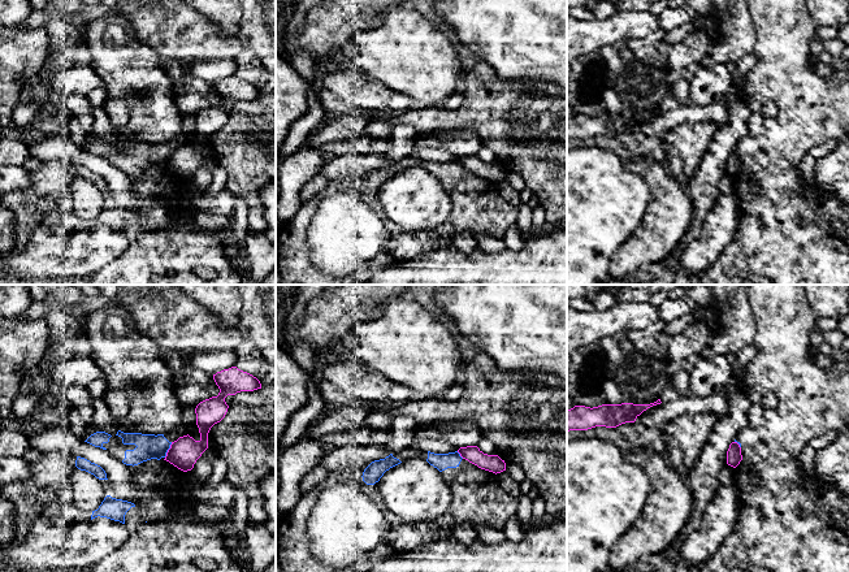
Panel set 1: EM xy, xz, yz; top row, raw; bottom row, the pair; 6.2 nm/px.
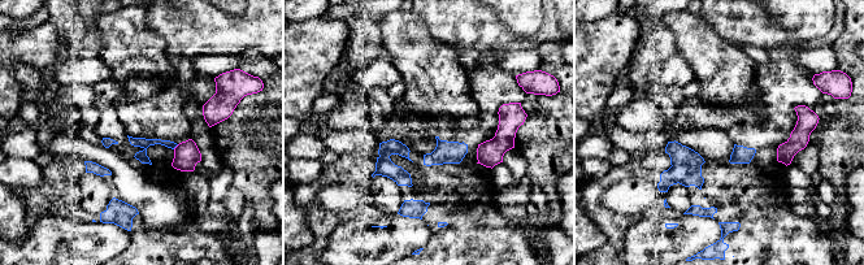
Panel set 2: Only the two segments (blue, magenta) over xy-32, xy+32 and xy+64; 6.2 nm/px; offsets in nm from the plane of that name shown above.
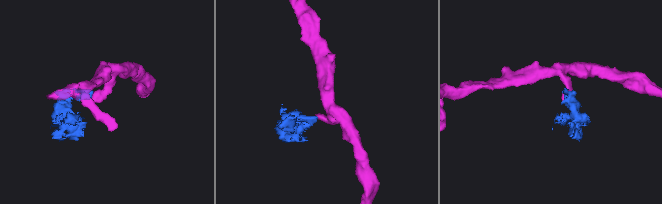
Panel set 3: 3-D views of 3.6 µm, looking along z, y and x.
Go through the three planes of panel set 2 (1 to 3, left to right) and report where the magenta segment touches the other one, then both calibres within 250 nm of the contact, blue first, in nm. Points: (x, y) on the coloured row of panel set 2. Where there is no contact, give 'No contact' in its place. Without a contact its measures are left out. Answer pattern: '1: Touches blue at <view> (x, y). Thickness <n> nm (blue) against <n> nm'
1: Touches blue at xy-32 (176, 146). Thickness 70 nm (blue) against 160 nm
2: No contact
3: No contact

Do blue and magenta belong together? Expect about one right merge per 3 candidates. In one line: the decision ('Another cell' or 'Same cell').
Another cell

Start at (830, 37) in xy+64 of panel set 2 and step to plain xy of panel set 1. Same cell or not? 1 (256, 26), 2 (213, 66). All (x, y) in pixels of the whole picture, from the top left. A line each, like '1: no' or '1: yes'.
1: yes
2: no

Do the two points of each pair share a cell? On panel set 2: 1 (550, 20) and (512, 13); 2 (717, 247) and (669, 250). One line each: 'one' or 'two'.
1: two
2: two

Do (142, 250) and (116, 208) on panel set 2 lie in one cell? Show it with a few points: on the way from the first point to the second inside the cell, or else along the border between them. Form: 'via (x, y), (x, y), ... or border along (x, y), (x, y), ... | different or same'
via (142, 239), (139, 231), (126, 218) | same

